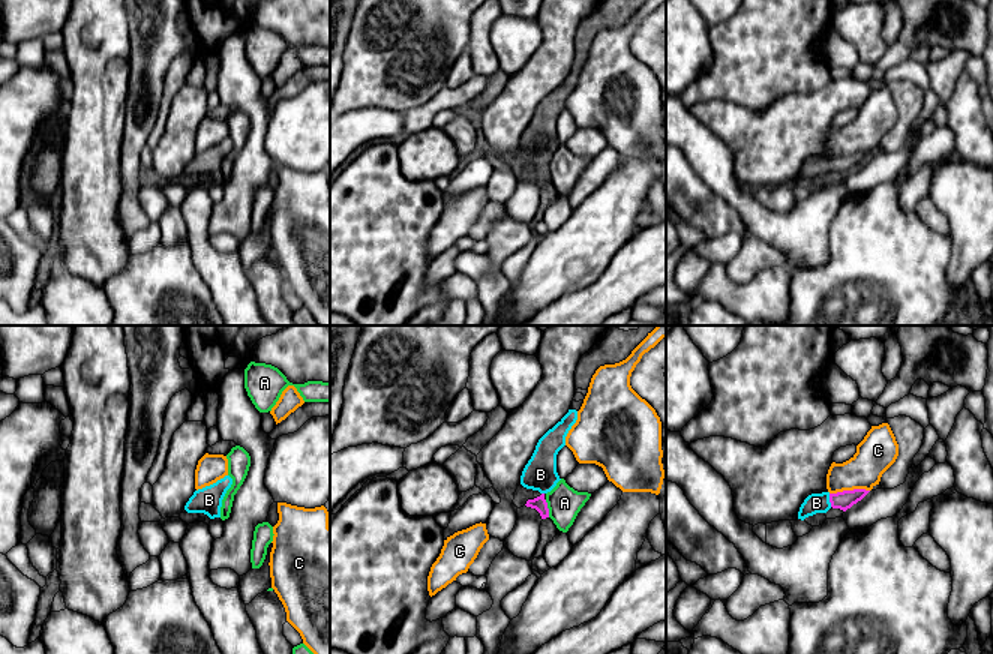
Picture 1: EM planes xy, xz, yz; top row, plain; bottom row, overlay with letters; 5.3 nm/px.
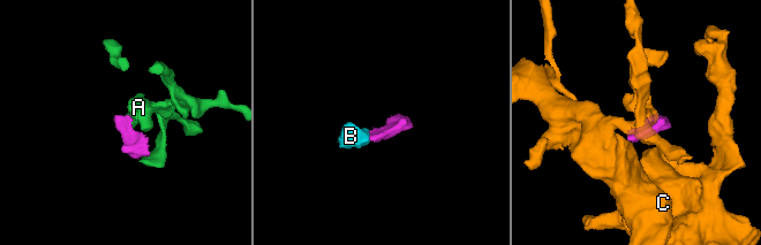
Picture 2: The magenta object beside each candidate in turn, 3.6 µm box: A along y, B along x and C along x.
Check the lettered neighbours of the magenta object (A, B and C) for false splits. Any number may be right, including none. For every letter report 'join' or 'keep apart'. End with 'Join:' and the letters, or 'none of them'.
A: keep apart
B: join
C: keep apart
Join: B

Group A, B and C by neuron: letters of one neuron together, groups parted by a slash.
A / B / C

